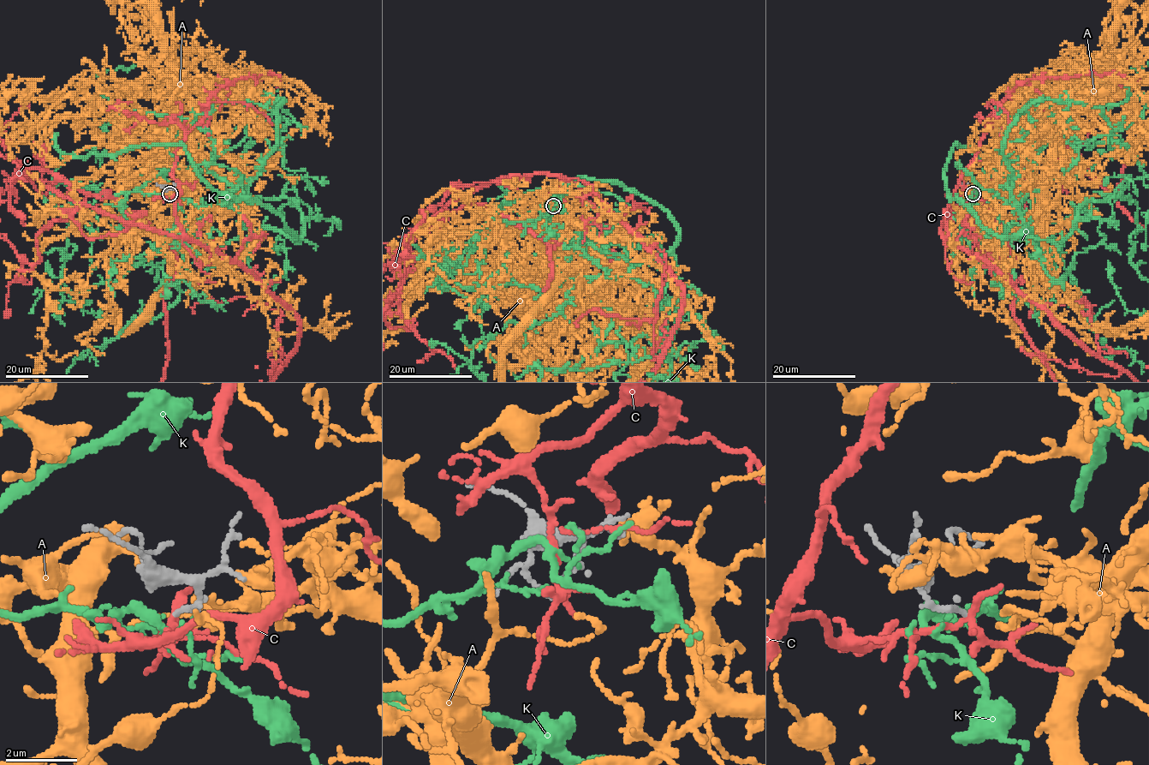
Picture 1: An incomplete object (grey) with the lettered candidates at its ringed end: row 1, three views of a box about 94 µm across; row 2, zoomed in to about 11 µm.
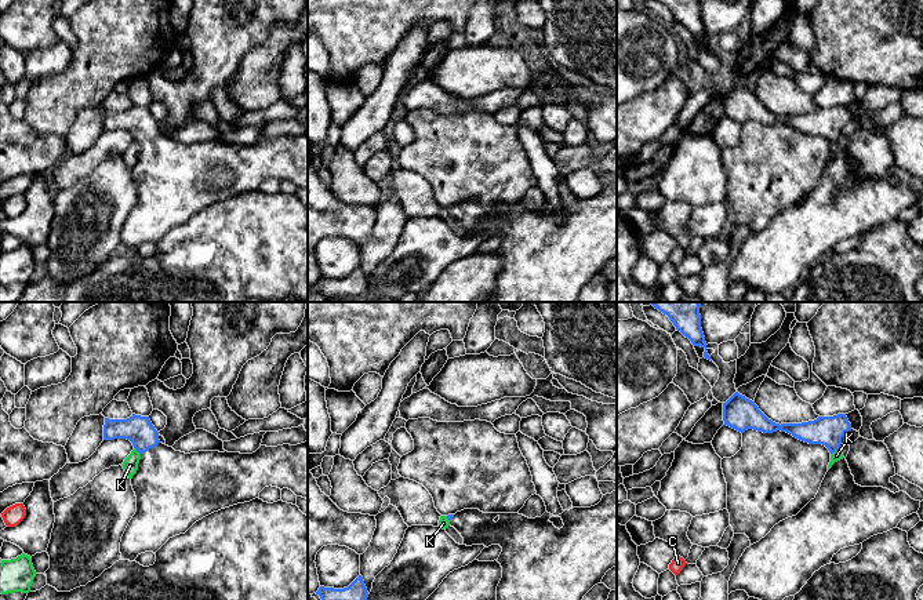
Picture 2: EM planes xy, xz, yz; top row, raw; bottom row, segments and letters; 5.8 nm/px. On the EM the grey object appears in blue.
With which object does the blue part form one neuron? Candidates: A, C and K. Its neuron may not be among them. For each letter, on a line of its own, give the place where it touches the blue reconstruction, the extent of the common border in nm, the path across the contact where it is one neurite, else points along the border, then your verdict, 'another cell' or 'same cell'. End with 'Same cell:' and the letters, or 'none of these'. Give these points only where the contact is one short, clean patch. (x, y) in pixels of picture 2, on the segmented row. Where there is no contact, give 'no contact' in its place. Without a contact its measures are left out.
A: no contact | another cell
C: no contact | another cell
K: xy (137, 450) | 60 nm | along xy (134, 447), (140, 454) | another cell
Same cell: none of these

